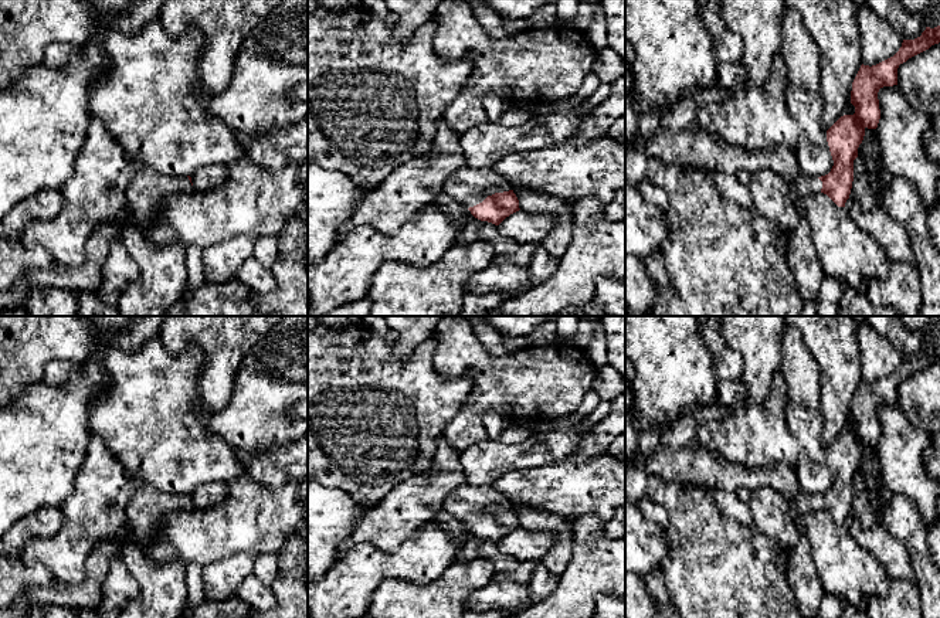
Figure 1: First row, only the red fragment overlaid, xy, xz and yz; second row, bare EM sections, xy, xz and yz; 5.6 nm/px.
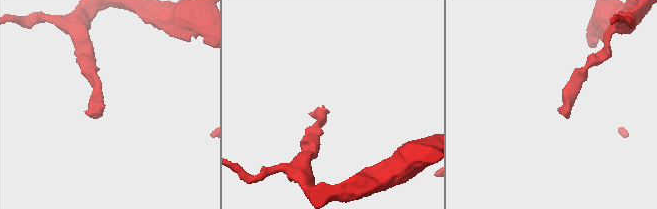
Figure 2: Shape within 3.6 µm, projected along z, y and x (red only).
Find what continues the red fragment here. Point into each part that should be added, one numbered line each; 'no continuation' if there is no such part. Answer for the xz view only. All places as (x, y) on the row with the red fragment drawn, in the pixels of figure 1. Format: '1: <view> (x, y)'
1: xz (470, 186)

